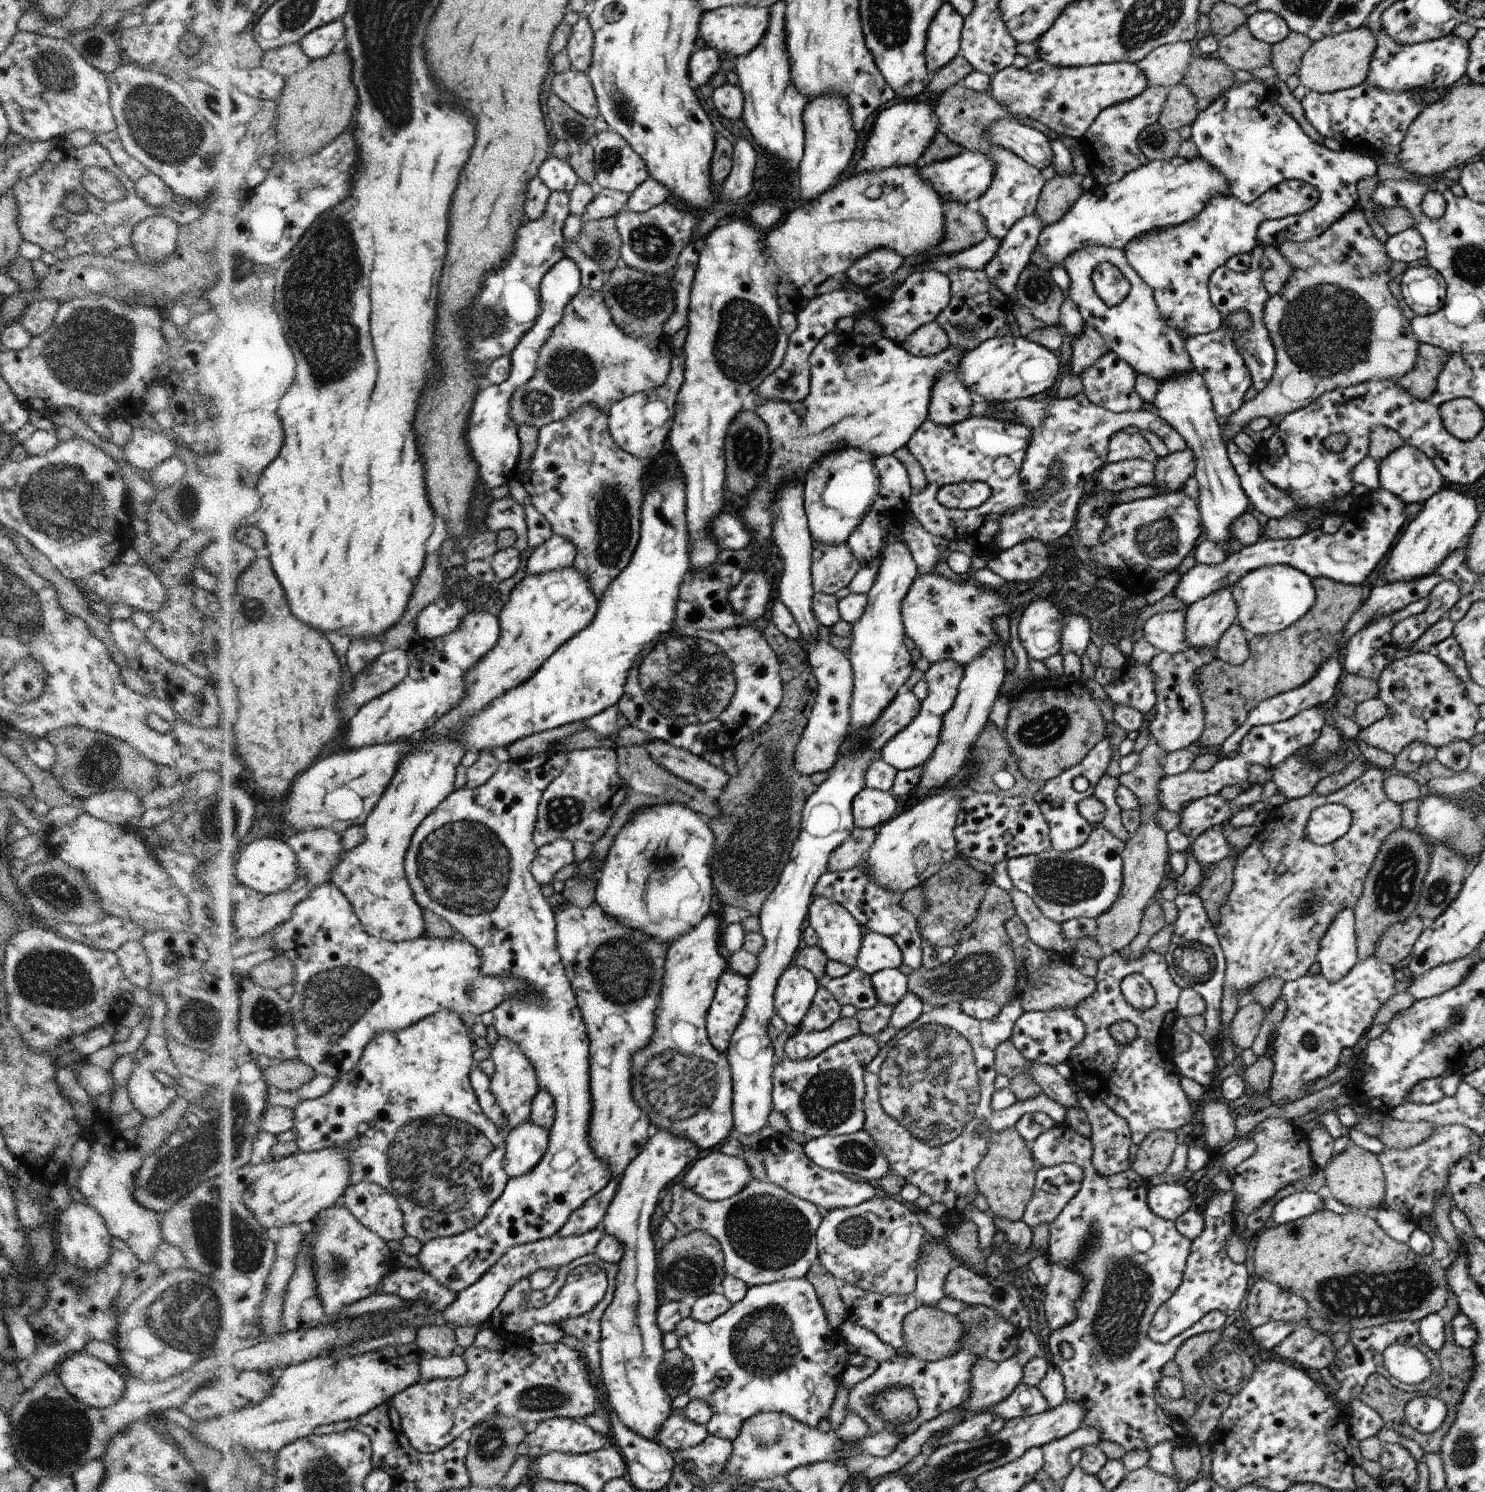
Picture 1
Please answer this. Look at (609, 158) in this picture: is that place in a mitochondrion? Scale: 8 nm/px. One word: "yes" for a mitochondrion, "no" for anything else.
yes

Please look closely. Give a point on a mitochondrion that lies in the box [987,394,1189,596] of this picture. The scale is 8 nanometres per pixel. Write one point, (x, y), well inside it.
(1157, 542)

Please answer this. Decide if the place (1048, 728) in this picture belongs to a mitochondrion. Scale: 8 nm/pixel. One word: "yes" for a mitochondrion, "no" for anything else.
yes

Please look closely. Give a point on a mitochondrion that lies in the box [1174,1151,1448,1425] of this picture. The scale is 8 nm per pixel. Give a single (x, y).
(1361, 1295)

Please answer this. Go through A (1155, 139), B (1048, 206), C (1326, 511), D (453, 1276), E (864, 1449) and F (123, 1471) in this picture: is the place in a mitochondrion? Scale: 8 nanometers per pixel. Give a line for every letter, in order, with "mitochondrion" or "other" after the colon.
A: mitochondrion
B: other
C: other
D: other
E: other
F: other

